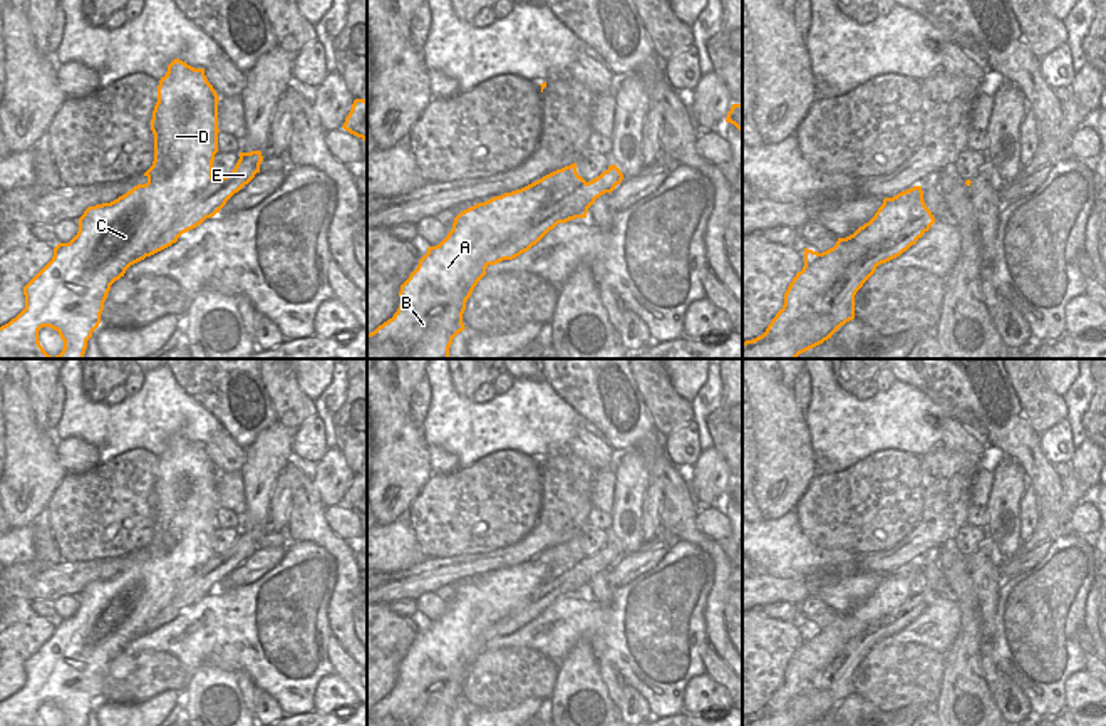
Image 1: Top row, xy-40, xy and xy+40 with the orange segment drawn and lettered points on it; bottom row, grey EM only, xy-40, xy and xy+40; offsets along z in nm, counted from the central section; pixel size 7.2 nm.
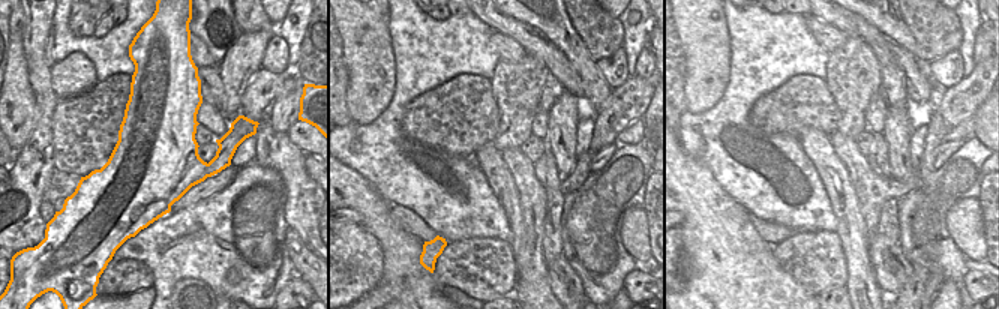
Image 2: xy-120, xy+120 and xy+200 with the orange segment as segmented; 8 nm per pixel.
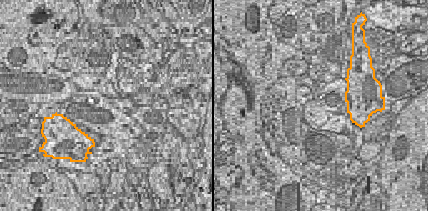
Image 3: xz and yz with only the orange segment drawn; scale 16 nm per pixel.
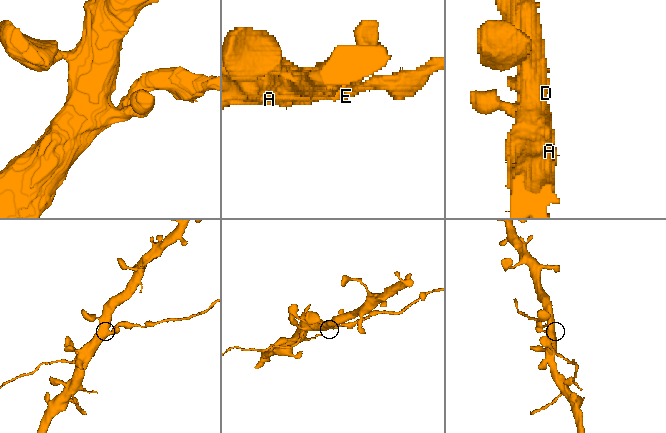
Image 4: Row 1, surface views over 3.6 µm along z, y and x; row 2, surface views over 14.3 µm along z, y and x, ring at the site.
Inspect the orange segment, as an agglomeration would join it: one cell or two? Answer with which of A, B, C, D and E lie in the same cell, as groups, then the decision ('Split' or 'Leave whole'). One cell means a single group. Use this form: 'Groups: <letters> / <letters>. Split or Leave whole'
Groups: A B C D E. Leave whole.

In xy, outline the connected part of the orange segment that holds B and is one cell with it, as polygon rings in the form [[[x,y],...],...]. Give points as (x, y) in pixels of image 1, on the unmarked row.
[[[573,538],[521,565],[461,587],[447,612],[427,624],[417,644],[401,661],[401,681],[394,692],[367,709],[367,726],[449,726],[452,714],[466,704],[463,699],[466,677],[489,640],[528,627],[558,599],[587,594],[595,575],[612,568],[622,555],[622,547],[612,540],[587,558]]]

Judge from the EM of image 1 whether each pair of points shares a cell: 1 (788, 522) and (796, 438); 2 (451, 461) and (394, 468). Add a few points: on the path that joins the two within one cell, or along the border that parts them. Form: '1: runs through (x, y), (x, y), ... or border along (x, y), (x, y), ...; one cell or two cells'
1: border along (791, 510), (776, 518), (763, 520); two cells
2: border along (431, 446), (431, 468), (434, 471); two cells

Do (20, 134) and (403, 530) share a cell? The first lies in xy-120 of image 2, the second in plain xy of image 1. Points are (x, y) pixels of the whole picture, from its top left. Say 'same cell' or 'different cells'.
different cells

